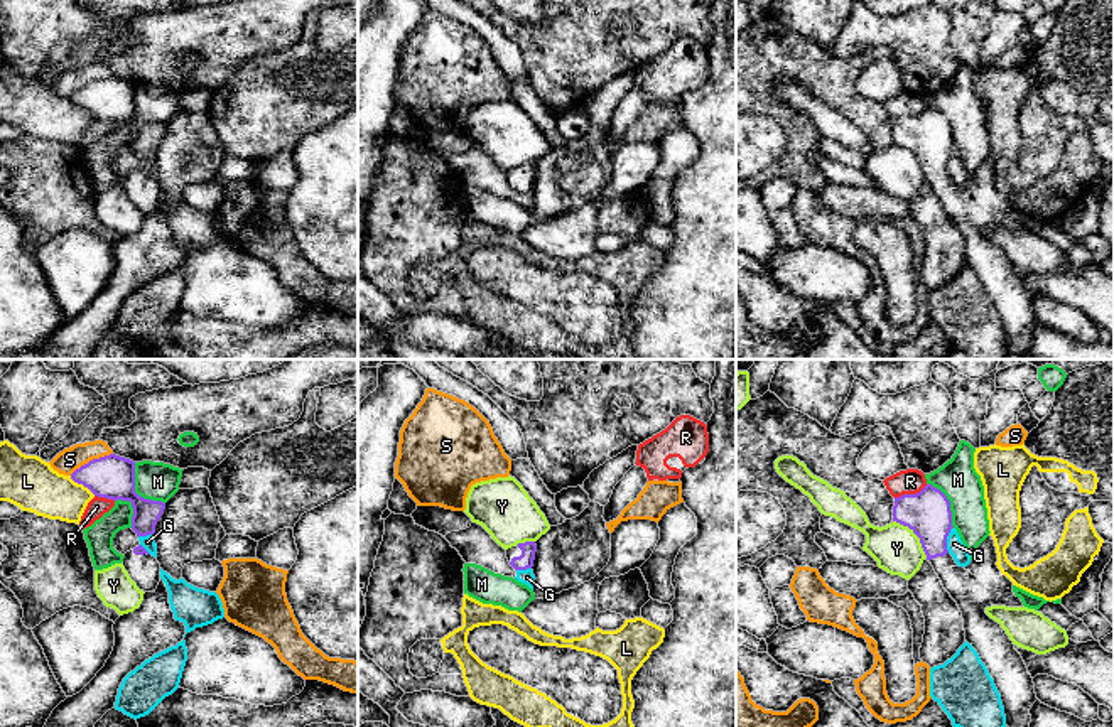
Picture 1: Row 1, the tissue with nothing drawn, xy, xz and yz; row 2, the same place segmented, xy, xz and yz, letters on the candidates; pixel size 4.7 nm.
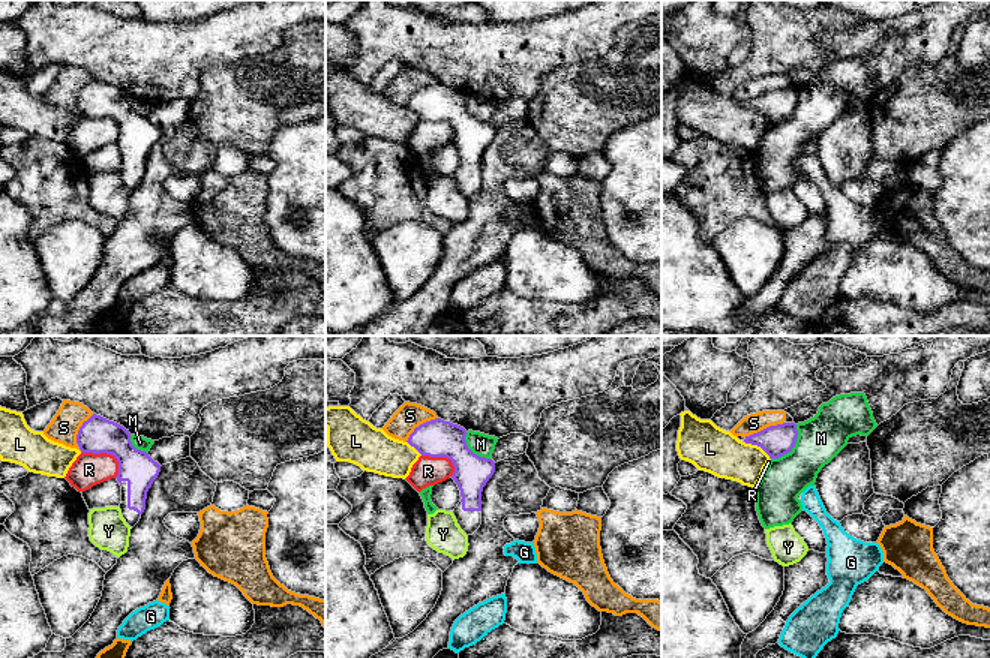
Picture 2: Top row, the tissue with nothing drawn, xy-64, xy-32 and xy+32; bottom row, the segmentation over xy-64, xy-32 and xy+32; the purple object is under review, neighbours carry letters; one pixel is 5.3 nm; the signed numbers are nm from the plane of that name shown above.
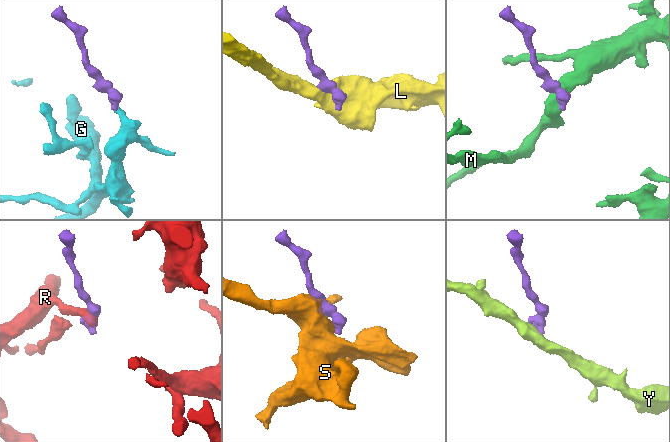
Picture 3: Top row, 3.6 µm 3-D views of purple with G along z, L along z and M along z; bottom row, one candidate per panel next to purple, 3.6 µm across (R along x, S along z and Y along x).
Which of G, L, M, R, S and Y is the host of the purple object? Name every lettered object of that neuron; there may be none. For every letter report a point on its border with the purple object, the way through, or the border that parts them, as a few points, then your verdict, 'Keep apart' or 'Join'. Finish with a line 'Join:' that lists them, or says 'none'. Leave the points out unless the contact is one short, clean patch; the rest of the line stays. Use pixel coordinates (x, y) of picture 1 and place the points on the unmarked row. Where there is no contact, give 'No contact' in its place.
G: Touches purple at yz (946, 162). Boundary: yz (952, 149), (947, 159), (947, 174). Keep apart
L: Touches purple at xy (83, 107). Boundary: xy (70, 98), (95, 117). Keep apart
M: Touches purple at xy (134, 113). Boundary: xy (134, 85), (134, 112), (146, 120), (164, 125). Keep apart
R: Touches purple at yz (910, 117). Boundary: yz (927, 107), (915, 115), (903, 115), (895, 120). Keep apart
S: Touches purple at xy (90, 83). Boundary: xy (112, 75), (90, 81), (70, 96). Keep apart
Y: Touches purple at yz (915, 156). Boundary: yz (893, 142), (905, 147), (919, 161), (927, 179). Keep apart
Join: none

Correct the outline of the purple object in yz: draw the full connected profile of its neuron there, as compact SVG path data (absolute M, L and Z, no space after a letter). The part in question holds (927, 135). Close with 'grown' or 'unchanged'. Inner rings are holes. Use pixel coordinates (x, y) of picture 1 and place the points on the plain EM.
M932 106L917 116L895 120L893 143L908 148L920 160L927 182L962 234L965 263L994 302L1006 347L1026 354L1030 331L1038 322L1033 300L1006 253L986 236L991 228L1023 229L1013 214L1013 204L996 187L992 159L977 169L967 189L959 189L947 172L947 159L954 150L950 123Z; grown

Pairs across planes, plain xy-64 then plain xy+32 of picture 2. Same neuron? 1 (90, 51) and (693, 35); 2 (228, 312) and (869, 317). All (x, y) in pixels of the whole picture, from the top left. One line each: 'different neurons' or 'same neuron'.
1: same neuron
2: same neuron

